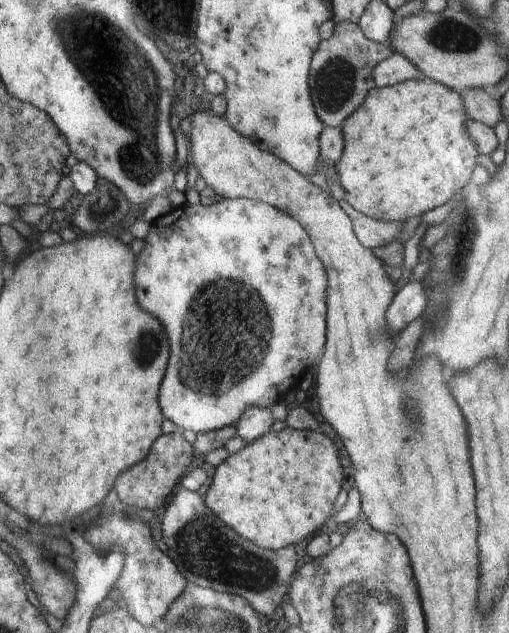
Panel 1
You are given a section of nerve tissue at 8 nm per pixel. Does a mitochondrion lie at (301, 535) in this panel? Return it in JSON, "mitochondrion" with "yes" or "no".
{"mitochondrion":"no"}

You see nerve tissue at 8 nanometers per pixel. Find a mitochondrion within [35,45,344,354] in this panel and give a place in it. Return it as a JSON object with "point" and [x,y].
{"point":[101,211]}

